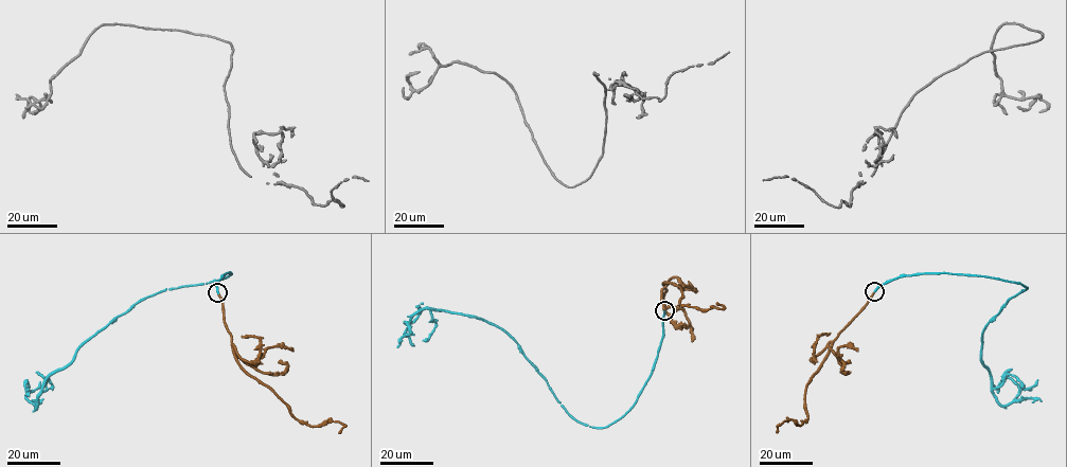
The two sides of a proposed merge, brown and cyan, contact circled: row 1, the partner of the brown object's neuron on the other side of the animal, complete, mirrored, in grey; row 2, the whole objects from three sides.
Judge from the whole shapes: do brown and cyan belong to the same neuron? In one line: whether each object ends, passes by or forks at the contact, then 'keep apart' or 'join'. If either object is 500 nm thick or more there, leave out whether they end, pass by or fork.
brown ends there; cyan ends there; join

